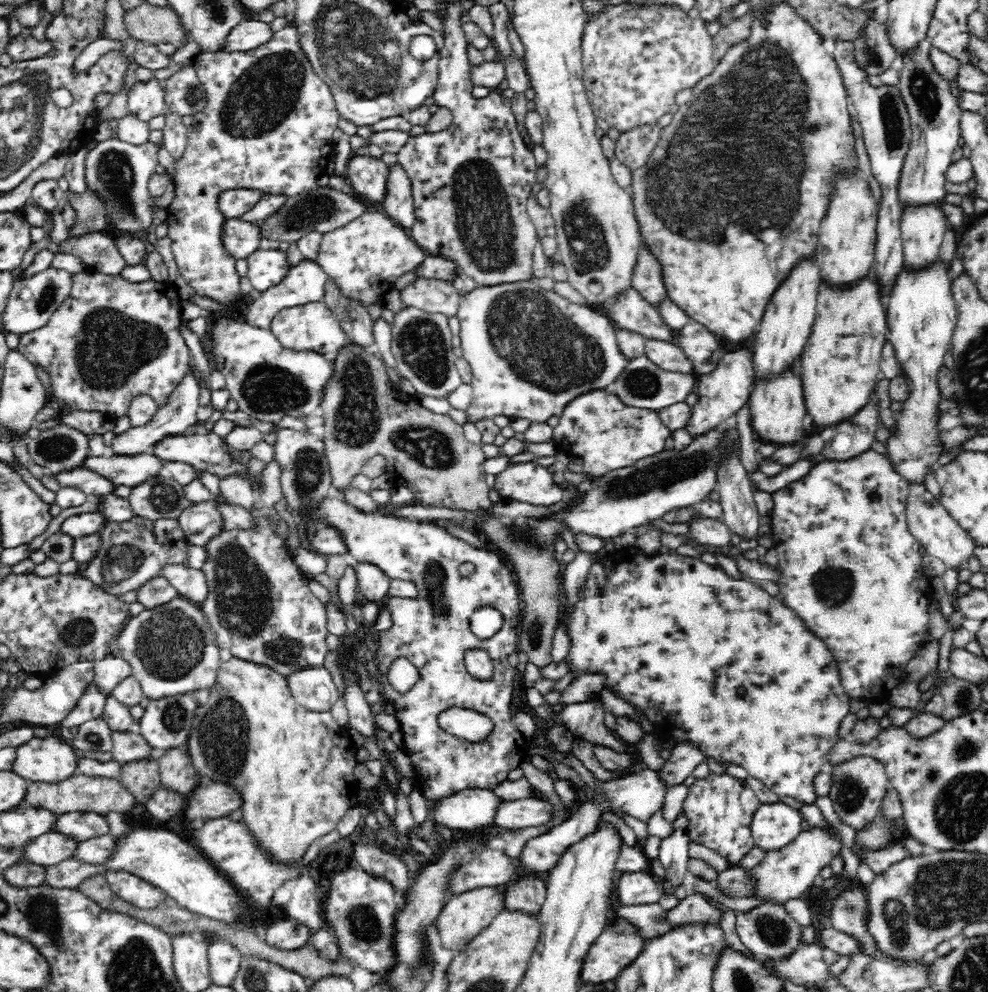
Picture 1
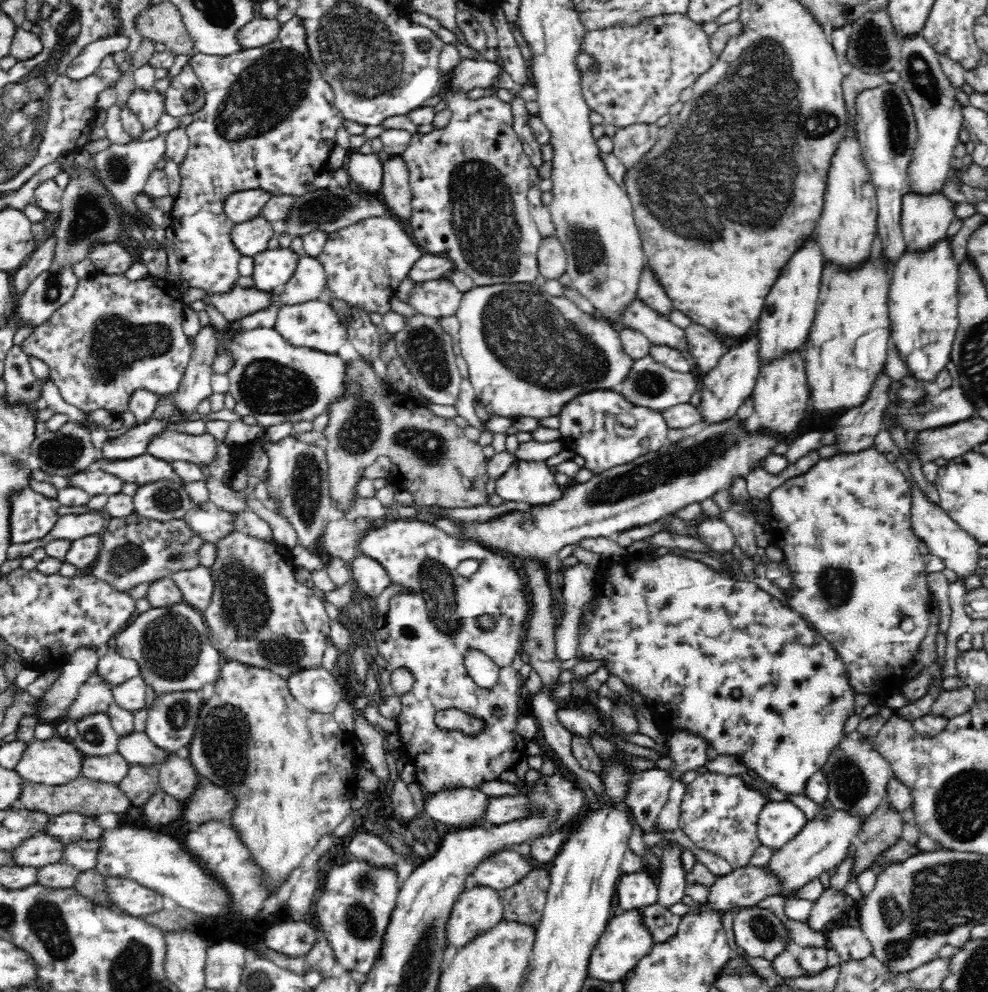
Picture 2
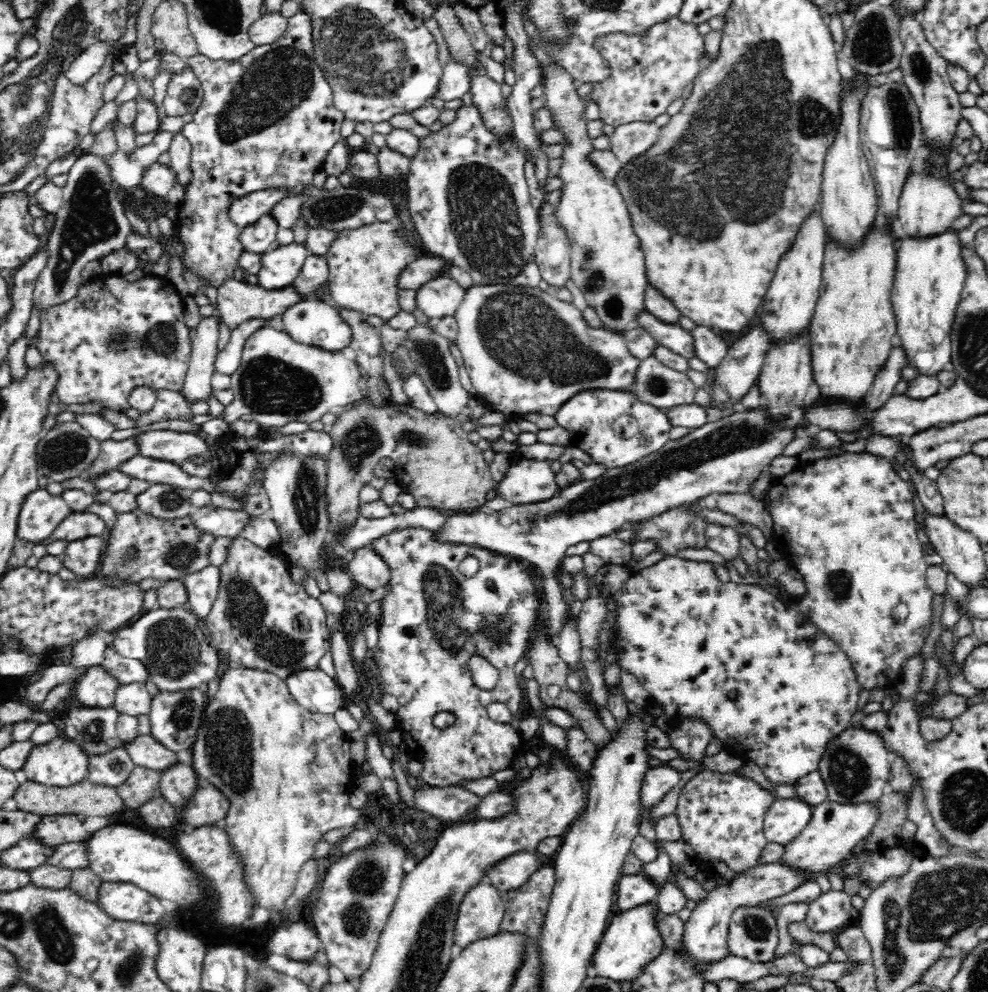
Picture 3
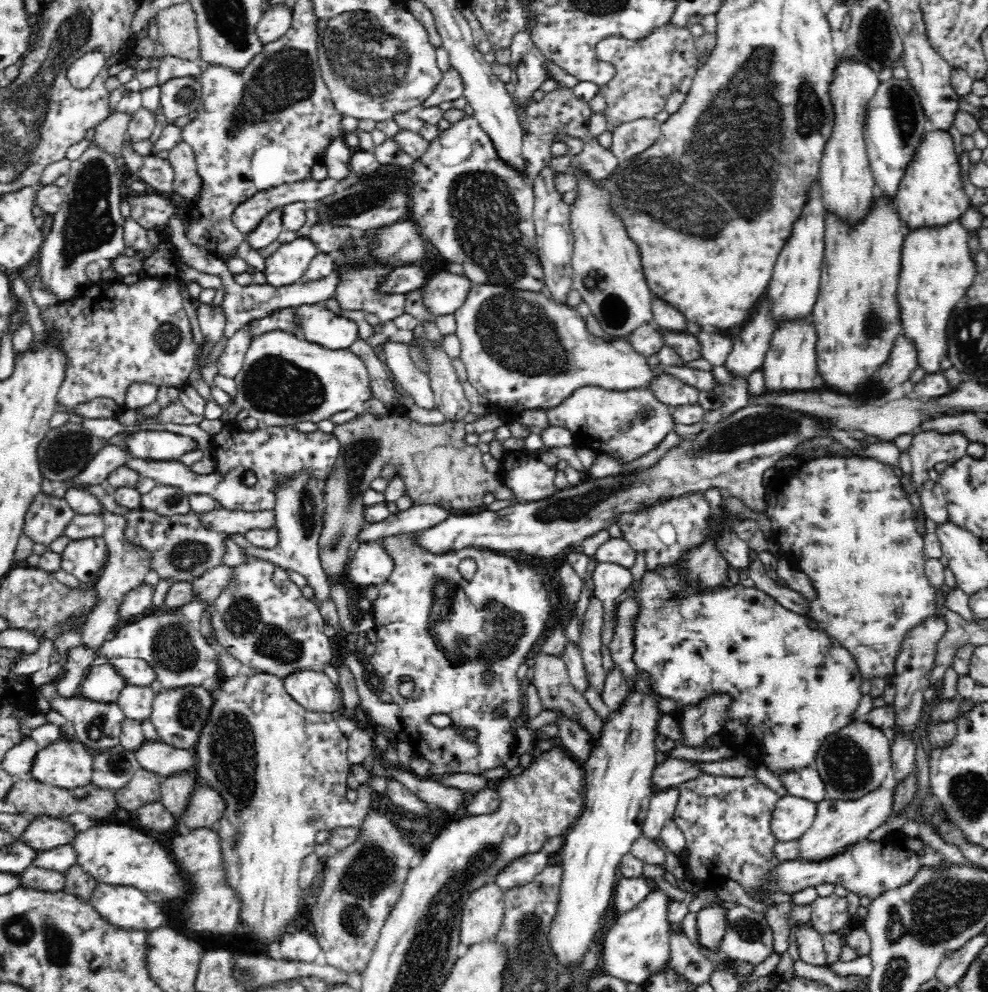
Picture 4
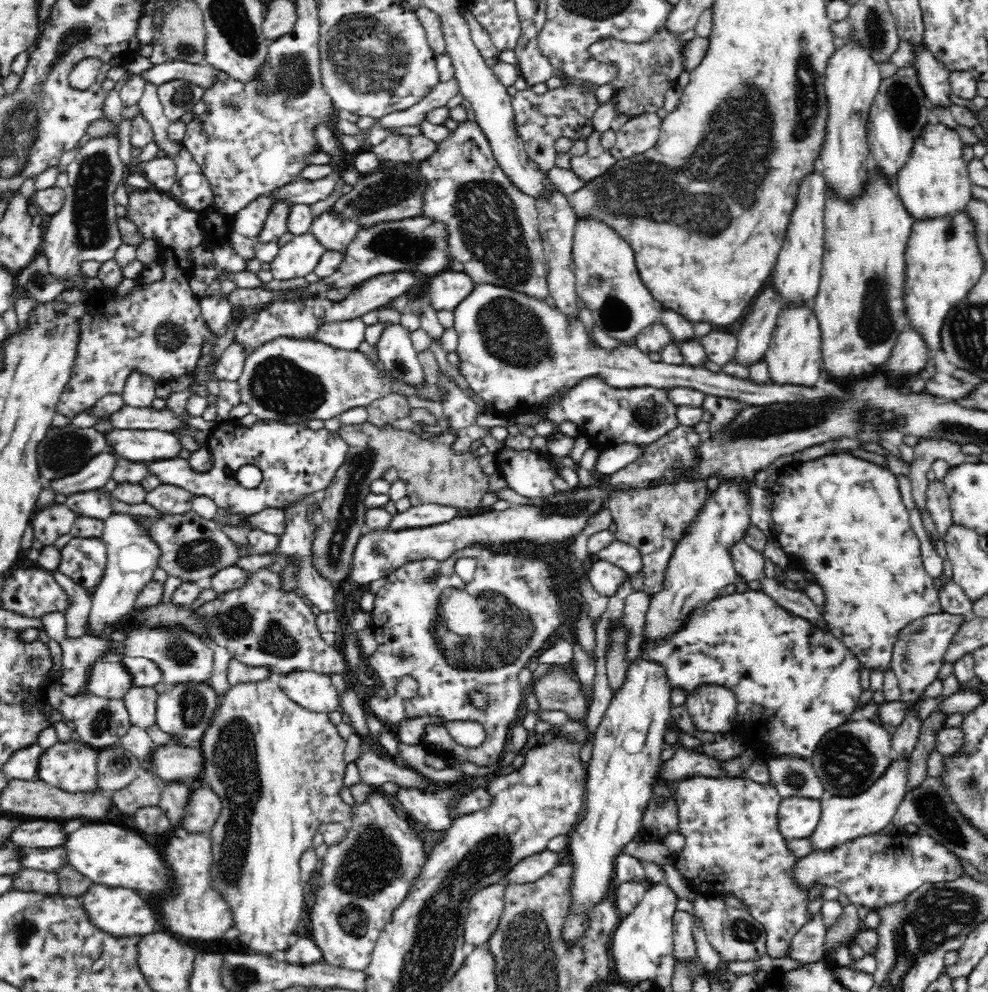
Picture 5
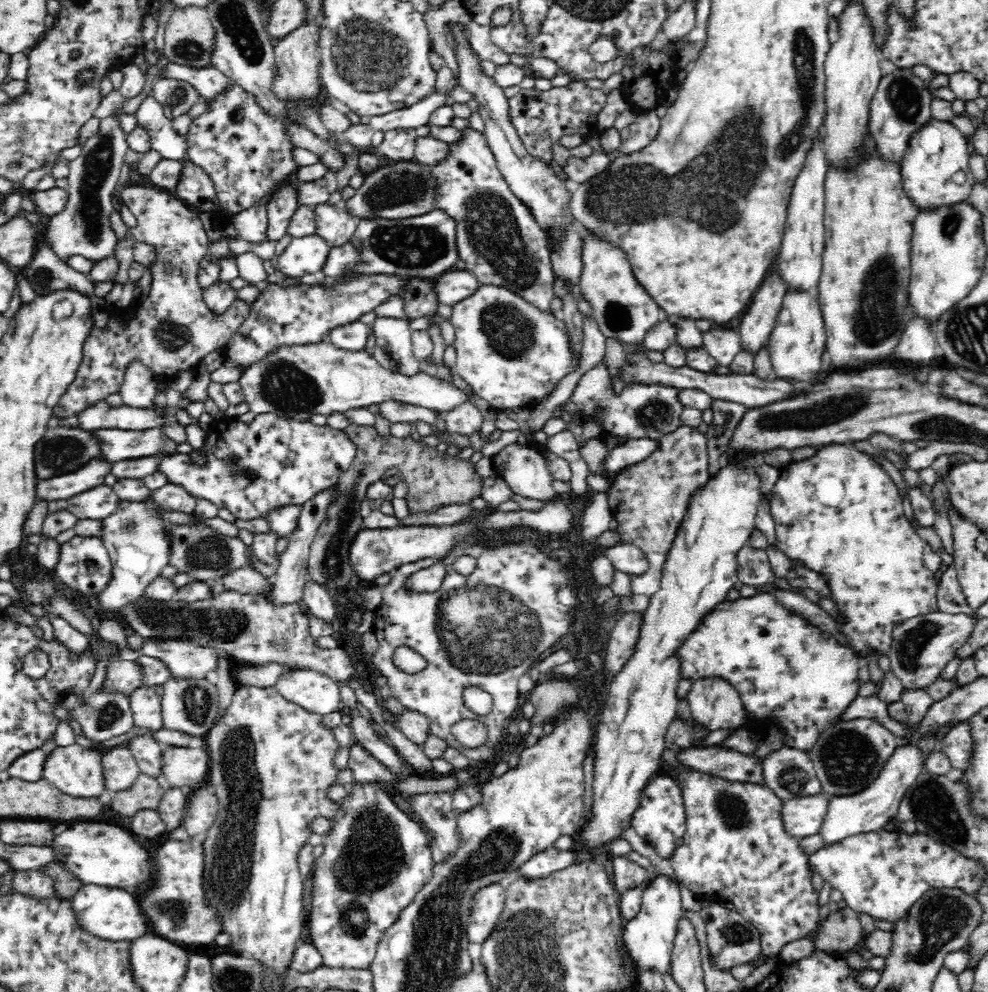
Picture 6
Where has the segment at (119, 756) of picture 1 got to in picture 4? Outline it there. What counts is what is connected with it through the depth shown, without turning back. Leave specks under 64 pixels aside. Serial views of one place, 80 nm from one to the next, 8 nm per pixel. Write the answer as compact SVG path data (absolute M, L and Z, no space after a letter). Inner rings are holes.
M145 739L133 753L141 769L158 773L162 777L182 770L194 772L196 768L194 748L178 750L161 740Z

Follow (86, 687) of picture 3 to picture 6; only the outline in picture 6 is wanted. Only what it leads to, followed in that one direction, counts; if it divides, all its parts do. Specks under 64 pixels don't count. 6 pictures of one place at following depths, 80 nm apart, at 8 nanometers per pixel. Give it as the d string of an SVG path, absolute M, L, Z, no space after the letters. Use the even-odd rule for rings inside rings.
M108 660L99 692L129 695L141 686L141 672L133 660Z

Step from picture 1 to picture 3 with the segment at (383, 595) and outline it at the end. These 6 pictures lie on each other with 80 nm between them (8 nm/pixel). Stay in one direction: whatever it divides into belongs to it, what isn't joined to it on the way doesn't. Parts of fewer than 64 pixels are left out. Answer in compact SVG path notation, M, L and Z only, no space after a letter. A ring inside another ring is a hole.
M370 546L356 550L347 569L356 584L362 584L366 590L372 590L372 592L376 592L378 588L384 588L389 581L388 565L378 554L374 554Z

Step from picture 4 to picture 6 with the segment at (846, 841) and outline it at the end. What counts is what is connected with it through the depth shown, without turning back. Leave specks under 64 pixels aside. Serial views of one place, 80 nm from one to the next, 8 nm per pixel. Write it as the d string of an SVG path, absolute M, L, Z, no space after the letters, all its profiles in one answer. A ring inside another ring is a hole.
M900 746L880 771L878 778L858 794L829 796L817 836L824 846L830 846L858 834L868 834L883 830L884 826L897 815L900 803L906 791L914 784L920 772L925 771L925 762L919 750L912 746Z

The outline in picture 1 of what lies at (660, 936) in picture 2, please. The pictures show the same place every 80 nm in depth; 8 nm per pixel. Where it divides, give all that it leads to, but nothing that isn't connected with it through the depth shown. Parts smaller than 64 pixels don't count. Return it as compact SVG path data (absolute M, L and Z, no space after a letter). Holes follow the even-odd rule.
M657 902L654 904L620 904L616 906L616 916L628 920L634 927L639 927L645 940L663 936L670 930L670 924L662 918L666 909Z

